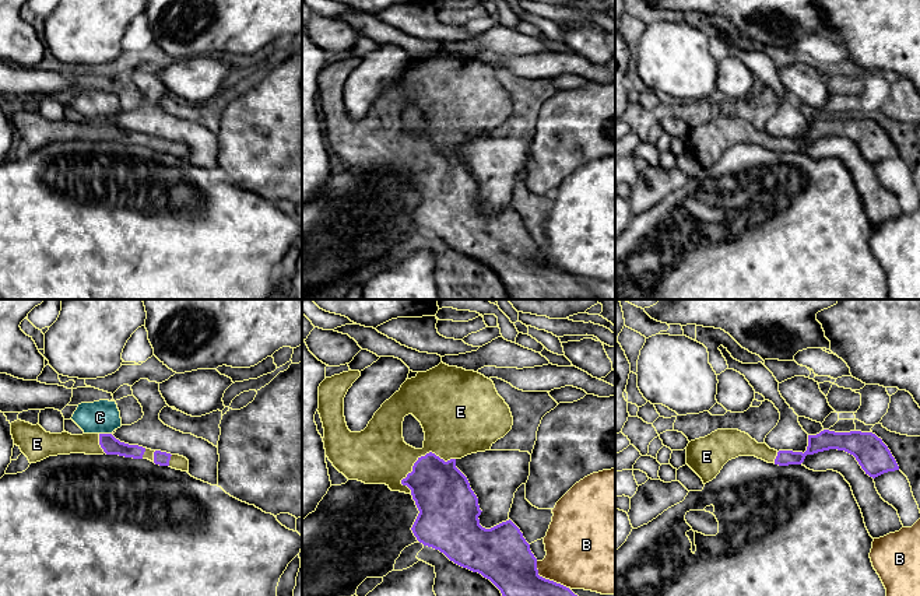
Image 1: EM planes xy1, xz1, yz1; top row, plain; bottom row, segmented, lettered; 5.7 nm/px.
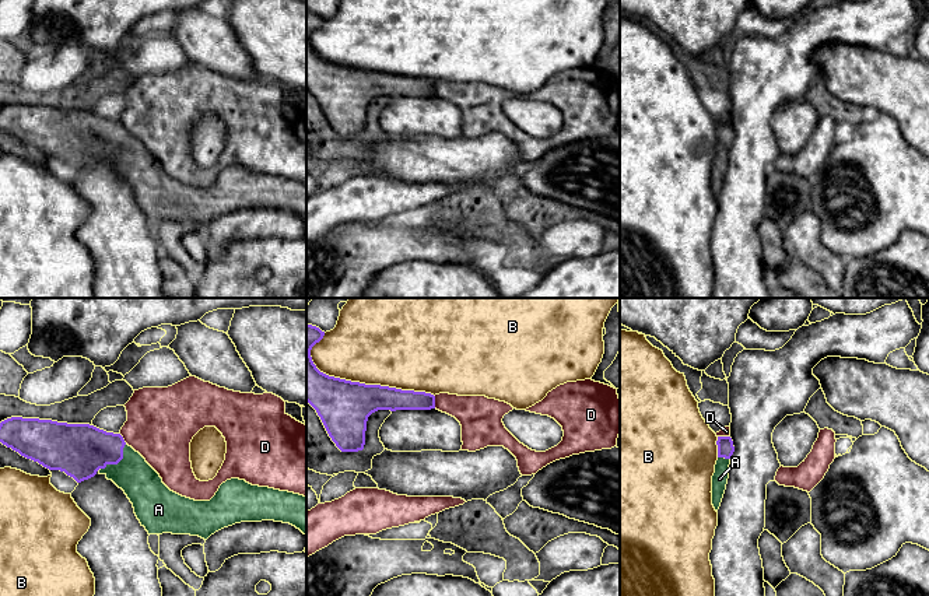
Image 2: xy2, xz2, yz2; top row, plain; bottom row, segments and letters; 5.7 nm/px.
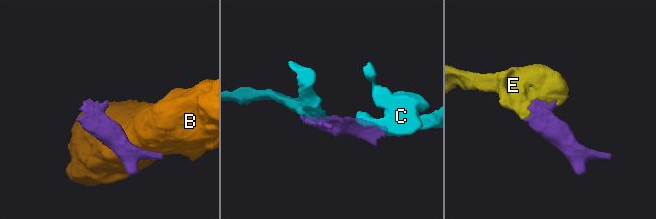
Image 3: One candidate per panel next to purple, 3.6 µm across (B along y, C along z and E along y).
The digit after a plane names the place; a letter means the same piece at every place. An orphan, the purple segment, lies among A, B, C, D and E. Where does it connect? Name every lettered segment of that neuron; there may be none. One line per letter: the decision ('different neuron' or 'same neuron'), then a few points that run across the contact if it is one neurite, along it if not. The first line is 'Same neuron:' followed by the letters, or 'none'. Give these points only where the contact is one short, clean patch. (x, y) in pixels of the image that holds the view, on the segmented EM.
Same neuron: A, E
A: same neuron; line xy2 (80, 451), (107, 451), (118, 462), (143, 486)
B: different neuron
C: different neuron; line xy1 (99, 433), (111, 434)
D: different neuron; line xz2 (434, 396), (435, 407)
E: same neuron

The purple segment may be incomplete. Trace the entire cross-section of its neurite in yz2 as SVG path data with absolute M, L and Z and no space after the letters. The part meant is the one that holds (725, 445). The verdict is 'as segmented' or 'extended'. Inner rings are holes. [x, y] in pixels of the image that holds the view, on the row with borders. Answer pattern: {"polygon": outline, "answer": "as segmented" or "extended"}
{"polygon": "M718 437L716 445L718 445L718 460L715 464L715 473L712 476L711 492L712 492L712 505L718 512L726 490L729 478L729 464L730 457L735 452L735 446L730 437Z", "answer": "extended"}

